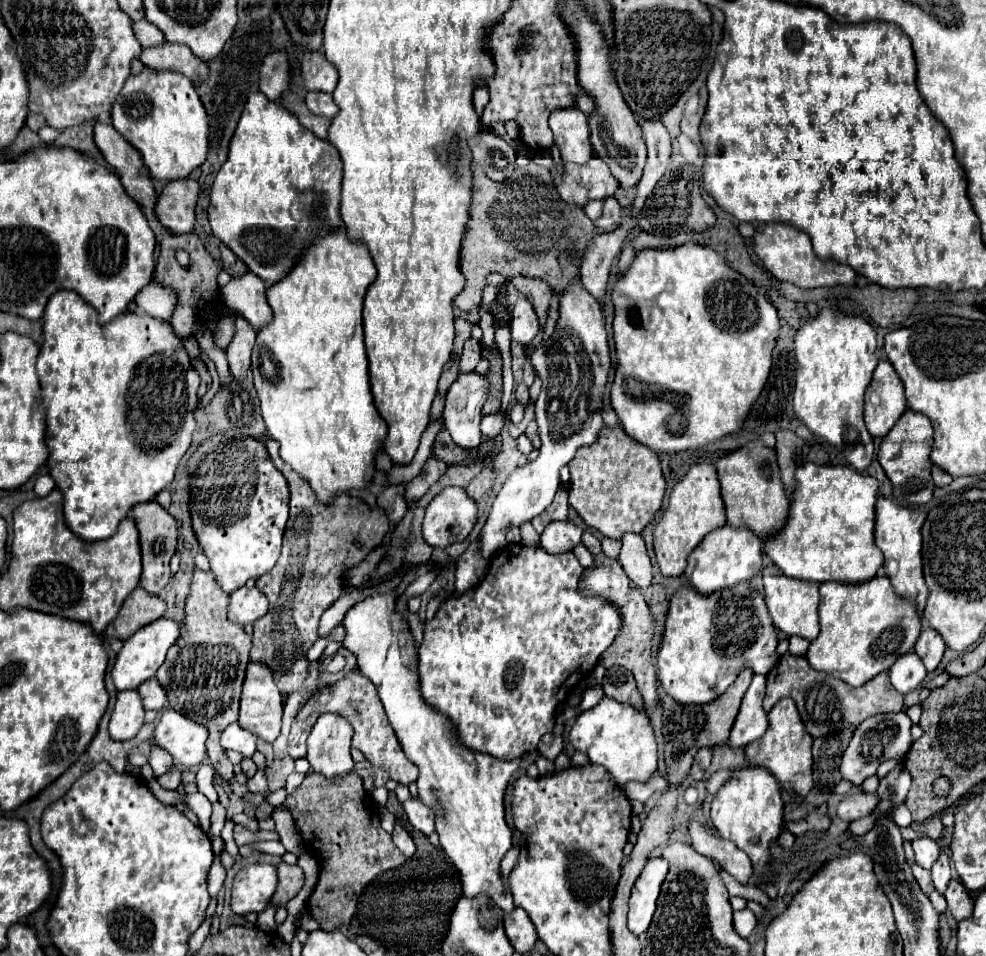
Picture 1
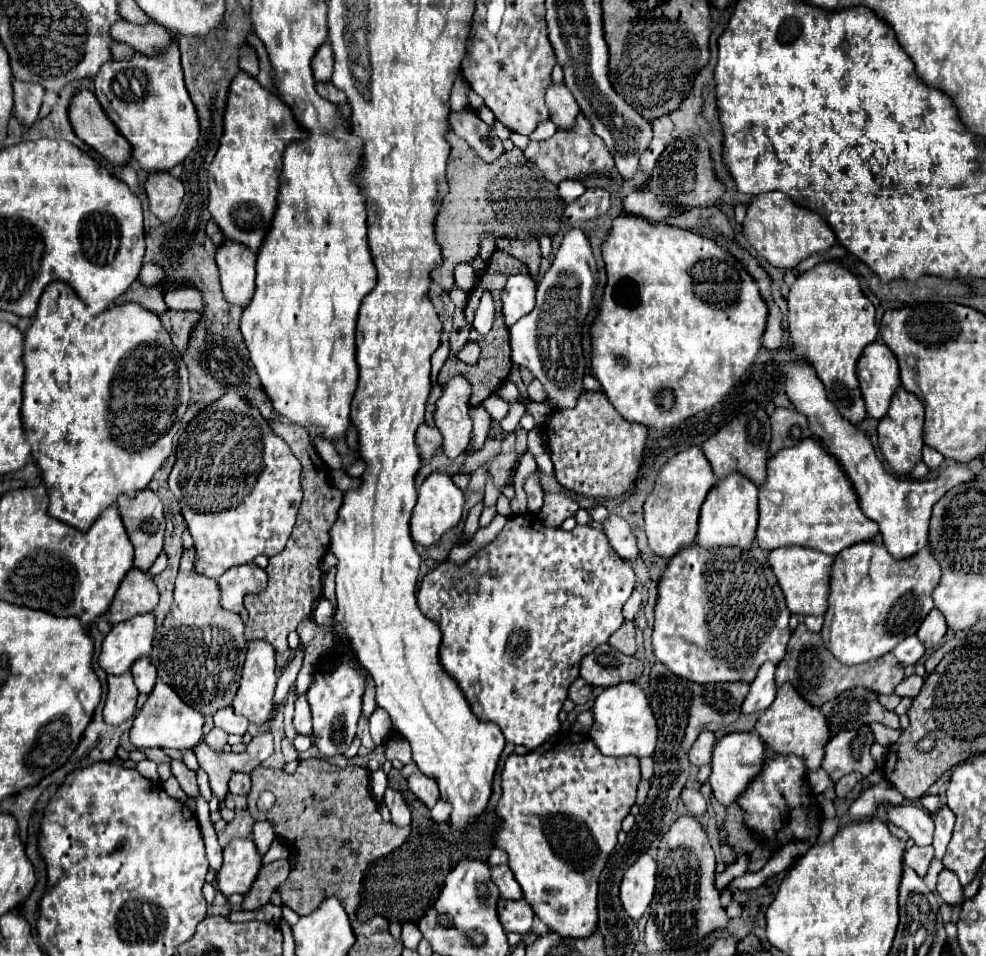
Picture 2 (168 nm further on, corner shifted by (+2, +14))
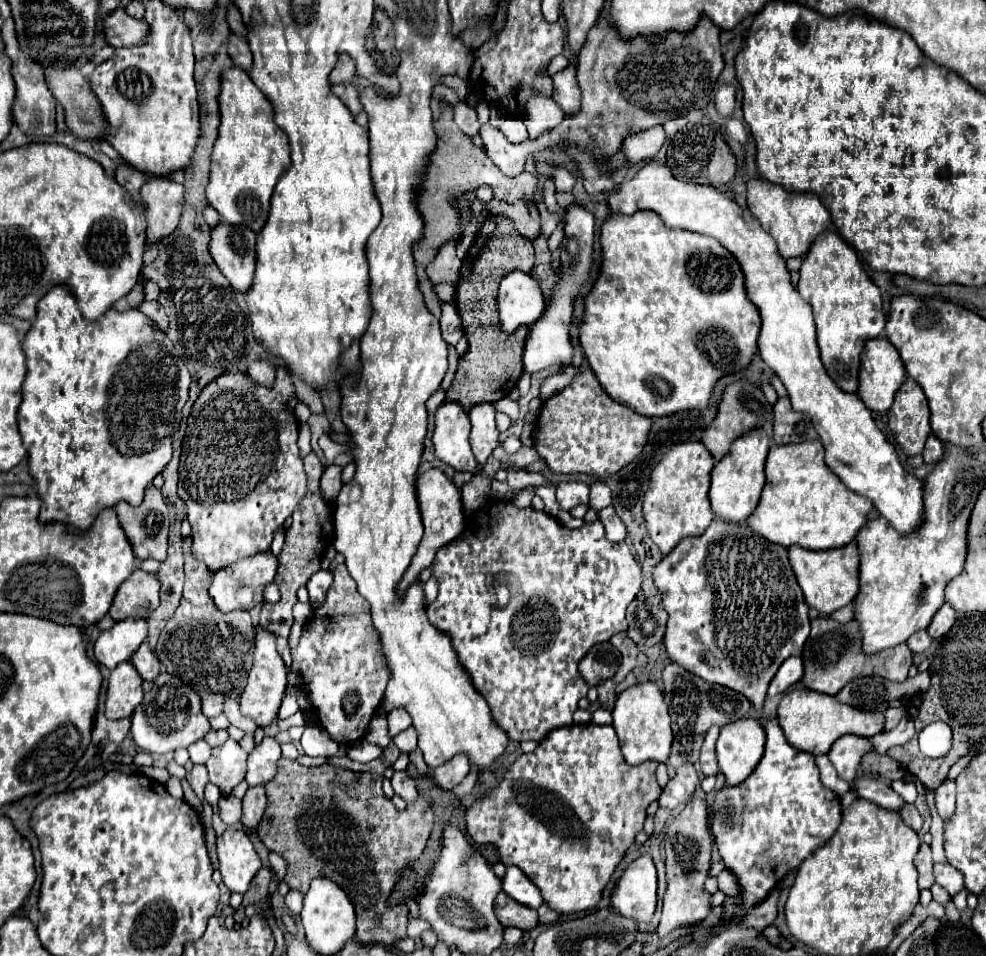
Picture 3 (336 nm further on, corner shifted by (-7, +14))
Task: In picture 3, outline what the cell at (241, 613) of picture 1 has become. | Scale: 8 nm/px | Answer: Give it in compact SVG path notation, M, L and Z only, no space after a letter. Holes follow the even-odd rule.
M273 552L267 554L253 554L251 558L243 558L231 566L225 566L223 570L213 572L209 596L213 598L215 606L221 612L233 612L233 610L251 610L257 604L263 602L263 588L273 582L277 574L277 558Z

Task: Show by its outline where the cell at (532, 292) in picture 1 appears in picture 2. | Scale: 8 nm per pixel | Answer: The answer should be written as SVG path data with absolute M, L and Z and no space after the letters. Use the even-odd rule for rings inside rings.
M496 240L498 250L512 254L514 258L518 258L522 264L528 266L530 276L538 282L540 280L540 246L538 242L520 242L520 240Z

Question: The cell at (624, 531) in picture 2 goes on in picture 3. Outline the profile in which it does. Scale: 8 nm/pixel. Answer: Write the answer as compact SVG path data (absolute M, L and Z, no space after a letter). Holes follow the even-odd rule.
M607 506L607 508L599 510L597 516L599 516L599 520L603 522L605 534L607 534L607 538L609 538L611 542L623 542L623 540L627 538L627 528L625 528L625 524L621 522L621 518L615 514L613 506Z

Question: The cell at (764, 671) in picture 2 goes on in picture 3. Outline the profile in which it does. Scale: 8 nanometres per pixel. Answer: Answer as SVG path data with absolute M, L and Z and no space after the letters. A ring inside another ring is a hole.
M801 656L787 658L781 664L781 668L775 674L775 678L771 680L771 684L769 684L769 696L775 696L775 694L785 692L793 684L797 684L801 678L803 678L803 660L801 660Z

